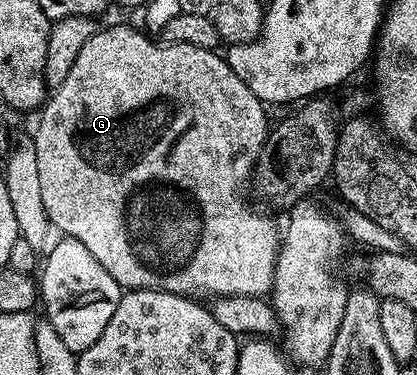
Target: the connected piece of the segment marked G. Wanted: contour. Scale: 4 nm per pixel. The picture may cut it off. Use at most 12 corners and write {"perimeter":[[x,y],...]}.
{"perimeter":[[100,27],[33,131],[123,290],[266,297],[263,101]]}

